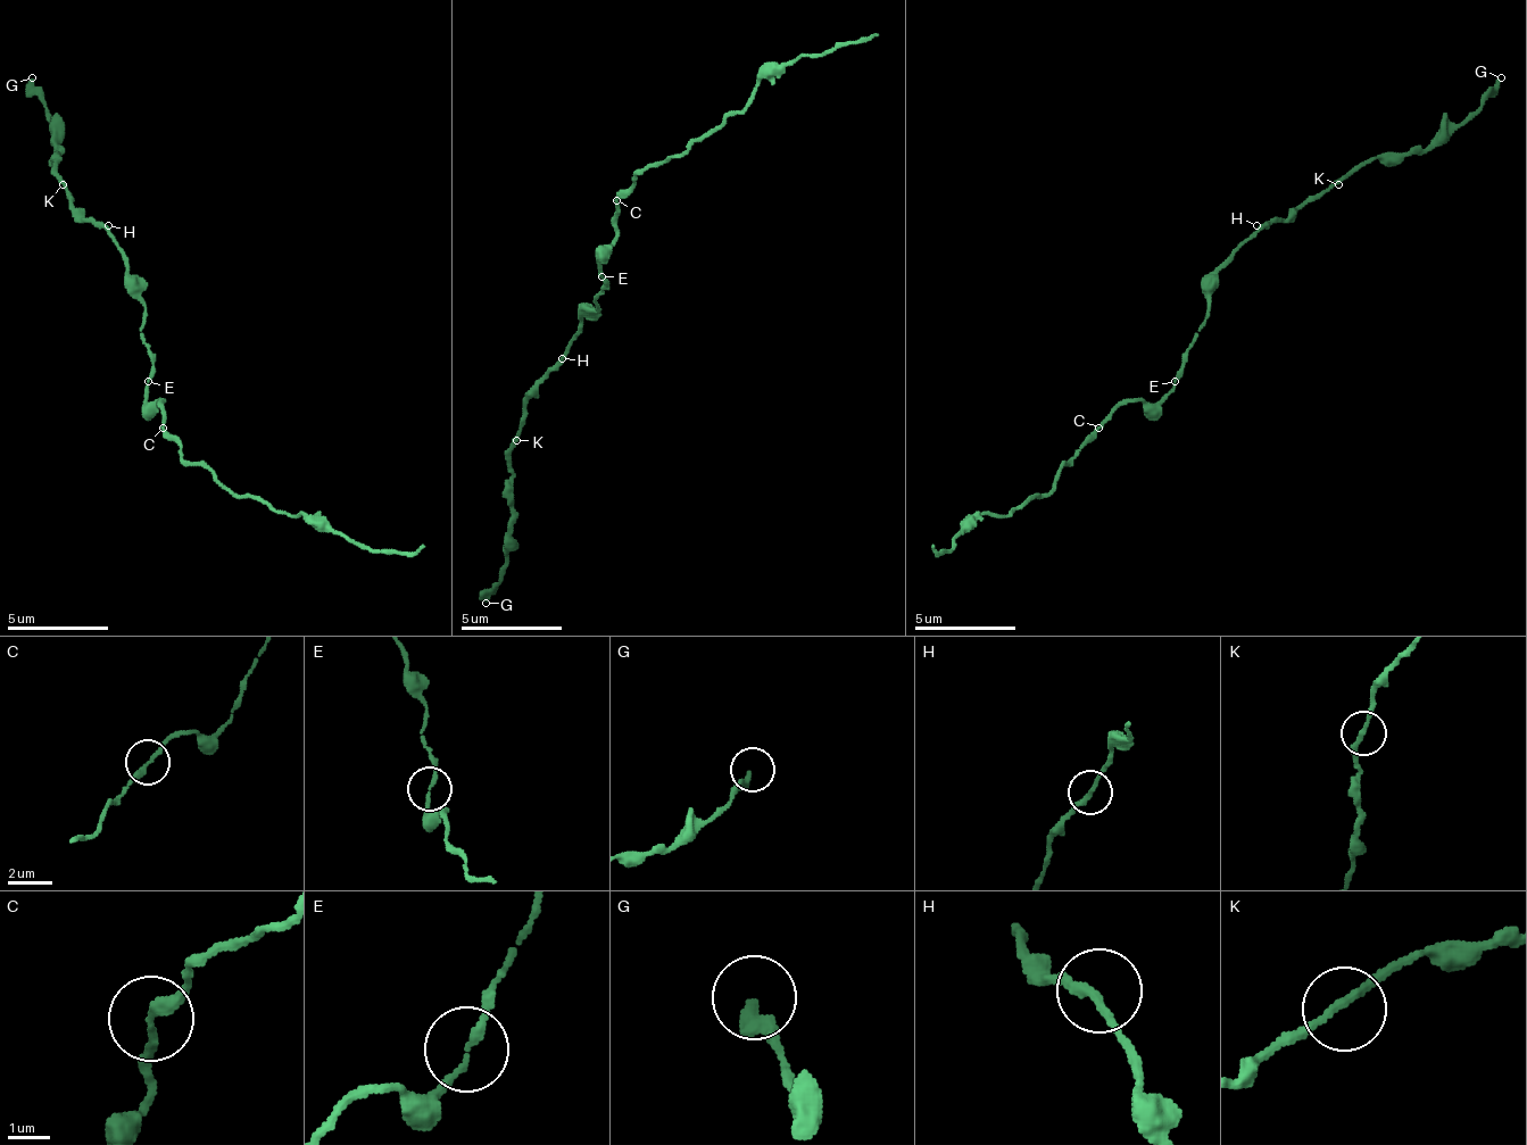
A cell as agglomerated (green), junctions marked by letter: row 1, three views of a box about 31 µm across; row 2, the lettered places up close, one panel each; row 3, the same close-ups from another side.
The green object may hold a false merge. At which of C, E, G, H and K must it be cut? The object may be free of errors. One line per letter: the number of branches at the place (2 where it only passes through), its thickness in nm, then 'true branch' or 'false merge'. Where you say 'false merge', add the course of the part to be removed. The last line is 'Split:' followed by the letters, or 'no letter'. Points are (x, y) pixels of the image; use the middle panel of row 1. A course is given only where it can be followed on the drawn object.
C: branches 2; calibre 240 nm; true branch
E: branches 2; calibre 170 nm; true branch
G: branches 1; calibre 360 nm; true branch
H: branches 2; calibre 200 nm; true branch
K: branches 2; calibre 190 nm; true branch
Split: no letter

